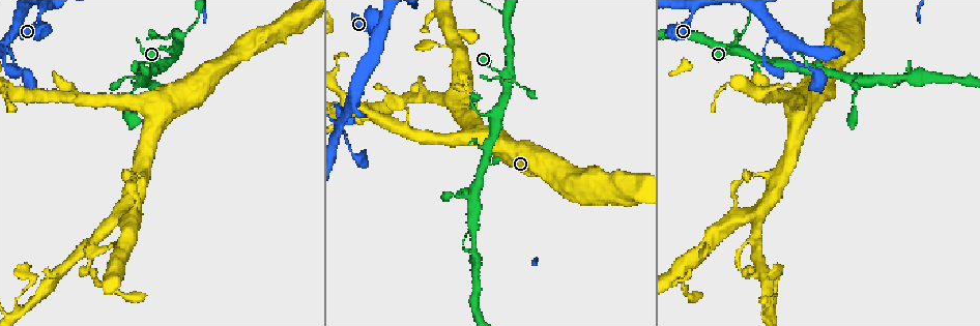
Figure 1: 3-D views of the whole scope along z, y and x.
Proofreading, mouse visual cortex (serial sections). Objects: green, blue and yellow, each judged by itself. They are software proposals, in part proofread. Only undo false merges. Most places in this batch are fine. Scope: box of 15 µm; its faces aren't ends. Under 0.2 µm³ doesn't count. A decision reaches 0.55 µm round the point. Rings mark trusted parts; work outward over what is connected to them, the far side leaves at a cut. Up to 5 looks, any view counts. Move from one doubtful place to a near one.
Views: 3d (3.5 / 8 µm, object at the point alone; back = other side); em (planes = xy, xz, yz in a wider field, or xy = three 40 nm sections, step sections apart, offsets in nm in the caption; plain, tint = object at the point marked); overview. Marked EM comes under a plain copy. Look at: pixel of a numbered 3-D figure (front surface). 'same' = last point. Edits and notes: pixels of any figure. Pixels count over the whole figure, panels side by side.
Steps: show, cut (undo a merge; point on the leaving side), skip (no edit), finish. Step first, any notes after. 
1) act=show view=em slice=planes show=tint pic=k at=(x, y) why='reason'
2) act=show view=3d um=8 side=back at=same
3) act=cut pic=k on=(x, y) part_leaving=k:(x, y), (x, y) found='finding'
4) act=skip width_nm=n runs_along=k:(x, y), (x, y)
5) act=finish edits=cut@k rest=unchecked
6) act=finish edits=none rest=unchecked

act=show view=em slice=xy step=5 show=tint pic=1 at=(504, 71) why='sharp bend'

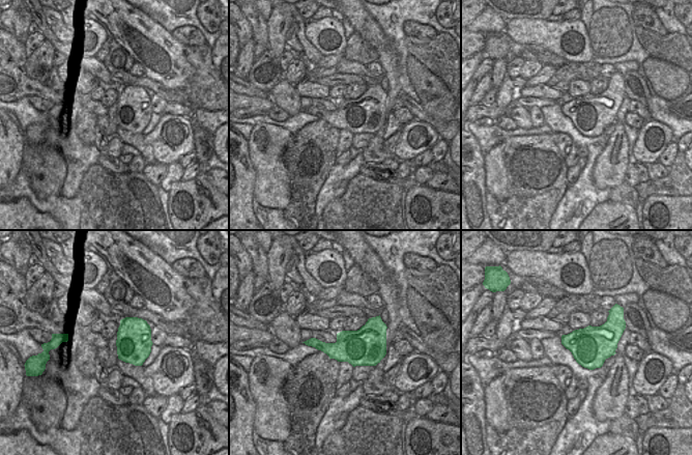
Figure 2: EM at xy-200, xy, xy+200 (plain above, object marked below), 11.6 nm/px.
act=show view=3d um=3.5 at=same why='see where the arms go'

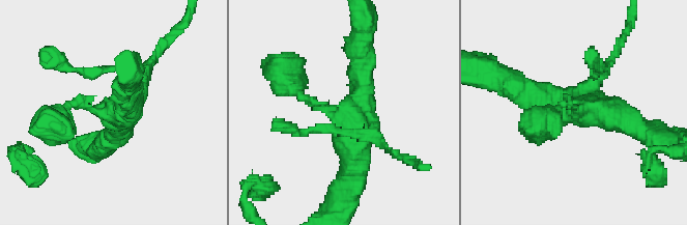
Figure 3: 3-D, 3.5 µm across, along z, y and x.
act=skip runs_along=3:(289, 85), (353, 122), (350, 175) found='continuous, no second cell'

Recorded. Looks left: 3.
act=show view=3d um=8 pic=1 at=(172, 34) why='thin arm on a thick one'

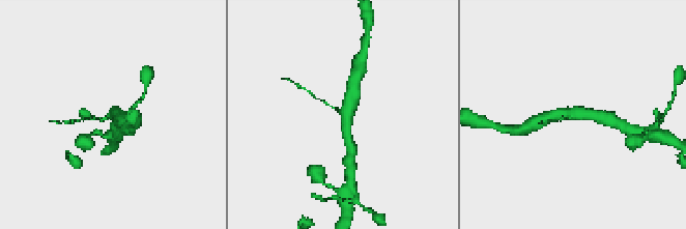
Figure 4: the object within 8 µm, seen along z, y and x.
act=show view=em slice=xy step=2 show=tint pic=4 at=(345, 114) arms=3 arm_widths_nm=100,350,400

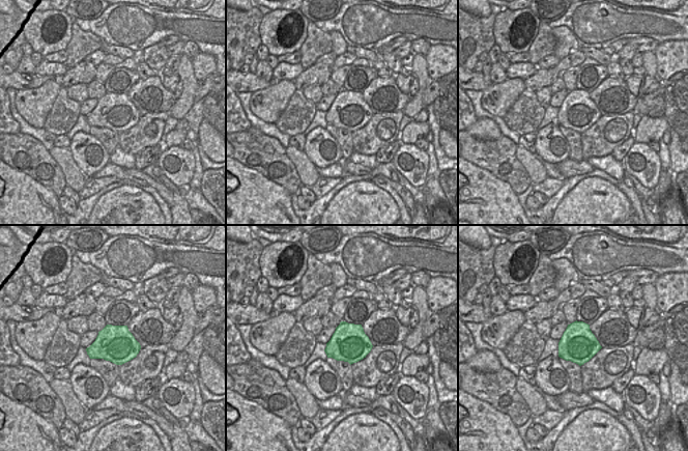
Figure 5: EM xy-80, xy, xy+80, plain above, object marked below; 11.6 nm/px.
act=skip runs_along=4:(349, 143), (345, 114), (356, 92) found='continuous, no second cell'

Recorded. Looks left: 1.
act=finish edits=none rest=unchecked

